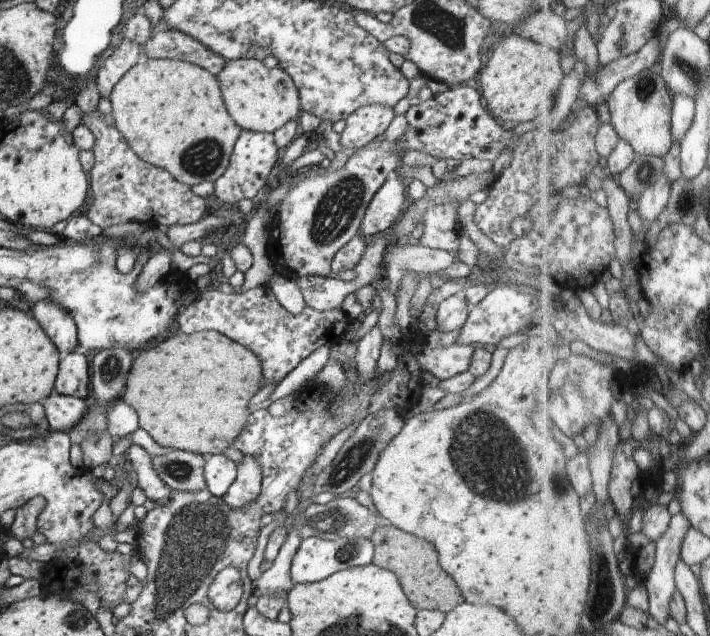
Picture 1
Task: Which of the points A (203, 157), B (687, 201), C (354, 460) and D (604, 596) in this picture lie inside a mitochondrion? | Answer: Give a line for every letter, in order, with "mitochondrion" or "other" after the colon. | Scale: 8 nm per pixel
A: mitochondrion
B: mitochondrion
C: mitochondrion
D: mitochondrion

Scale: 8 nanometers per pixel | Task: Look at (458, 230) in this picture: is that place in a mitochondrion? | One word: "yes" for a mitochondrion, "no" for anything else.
no

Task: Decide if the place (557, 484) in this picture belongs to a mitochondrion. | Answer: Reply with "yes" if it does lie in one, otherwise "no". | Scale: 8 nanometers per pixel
yes

